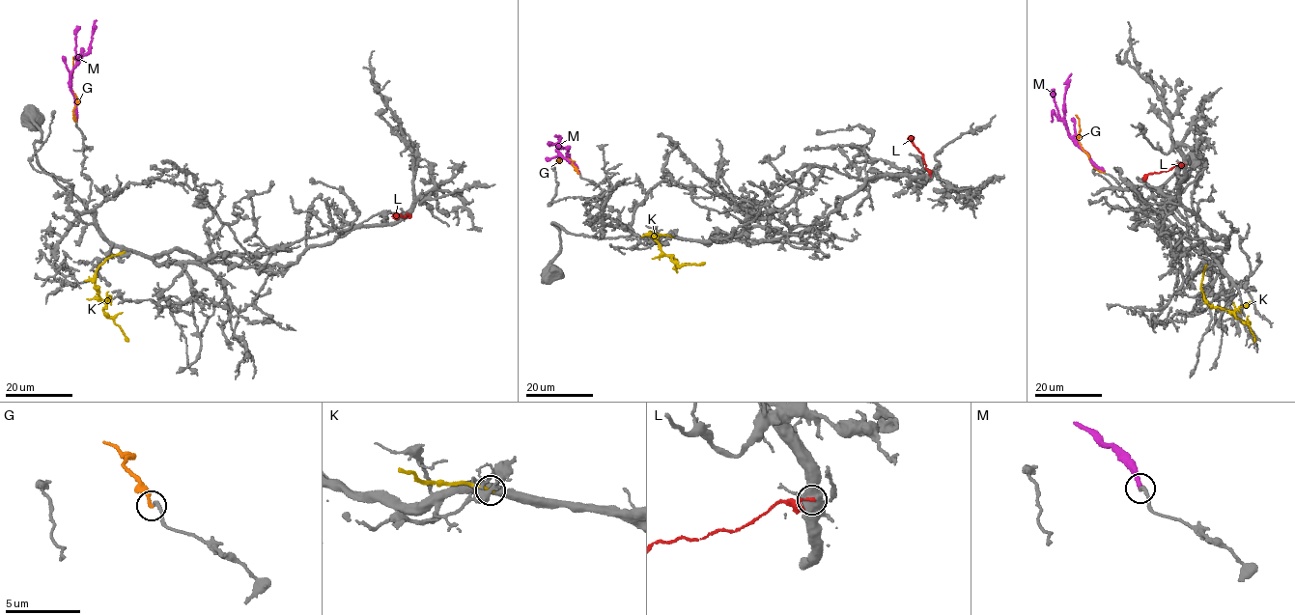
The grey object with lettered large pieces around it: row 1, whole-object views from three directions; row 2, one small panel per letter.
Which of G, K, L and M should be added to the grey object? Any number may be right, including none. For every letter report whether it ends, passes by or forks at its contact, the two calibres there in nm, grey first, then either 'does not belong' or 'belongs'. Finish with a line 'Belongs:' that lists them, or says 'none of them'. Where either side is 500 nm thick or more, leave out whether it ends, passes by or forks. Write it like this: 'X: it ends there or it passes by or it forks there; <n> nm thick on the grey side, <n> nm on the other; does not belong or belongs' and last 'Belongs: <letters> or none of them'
G: it ends there; 200 nm thick on the grey side, 280 nm on the other; does not belong
K: it ends there; 420 nm thick on the grey side, 260 nm on the other; does not belong
L: 800 nm thick on the grey side, 180 nm on the other; does not belong
M: it ends there; 200 nm thick on the grey side, 360 nm on the other; does not belong
Belongs: none of them

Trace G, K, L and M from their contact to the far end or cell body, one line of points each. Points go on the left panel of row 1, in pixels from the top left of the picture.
G: (75, 120), (76, 97), (70, 83), (73, 57)
K: (124, 251), (112, 255), (100, 265), (95, 285), (105, 304), (103, 309), (128, 341)
L: (409, 215), (398, 213), (394, 218)
M: (76, 119), (70, 76), (89, 51), (96, 19)

